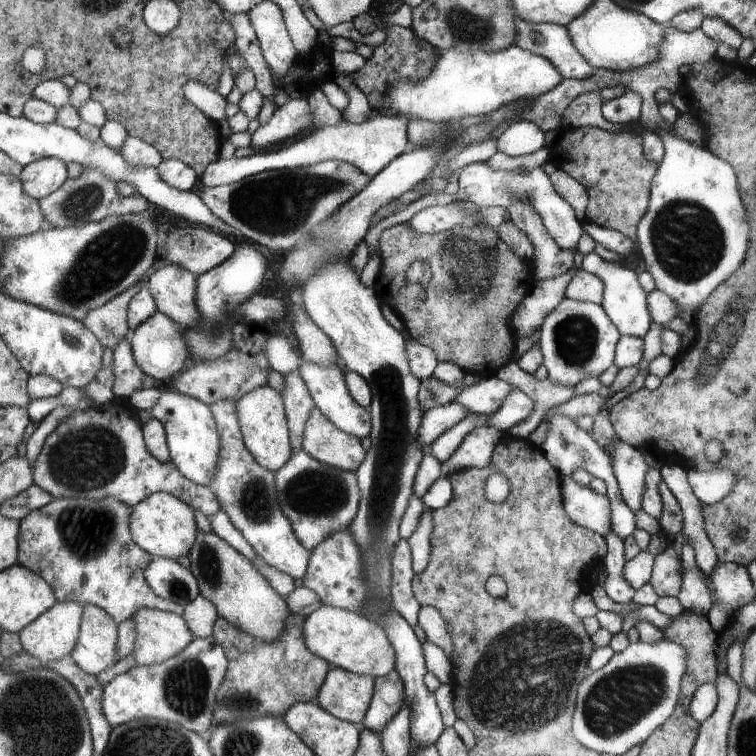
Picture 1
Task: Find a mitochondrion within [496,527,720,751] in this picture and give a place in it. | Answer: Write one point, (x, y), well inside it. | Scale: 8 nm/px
(627, 697)

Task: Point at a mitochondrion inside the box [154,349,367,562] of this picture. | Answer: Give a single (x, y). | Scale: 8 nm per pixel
(319, 494)

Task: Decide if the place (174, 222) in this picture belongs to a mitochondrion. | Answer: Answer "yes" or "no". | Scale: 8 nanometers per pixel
no

